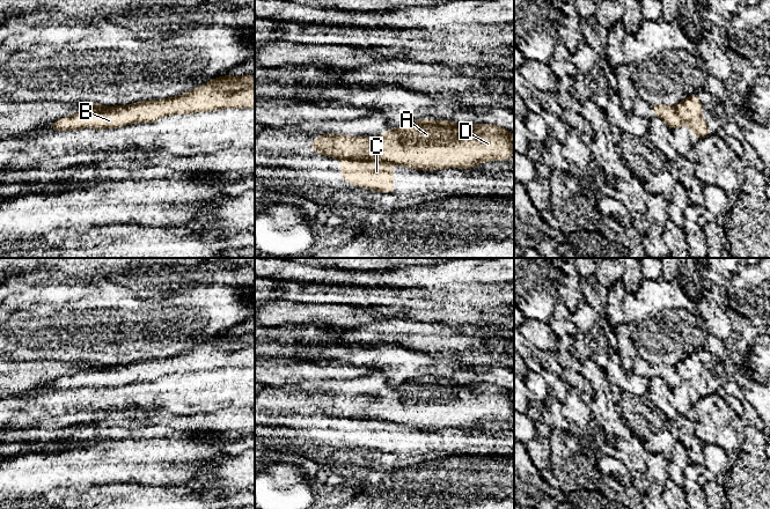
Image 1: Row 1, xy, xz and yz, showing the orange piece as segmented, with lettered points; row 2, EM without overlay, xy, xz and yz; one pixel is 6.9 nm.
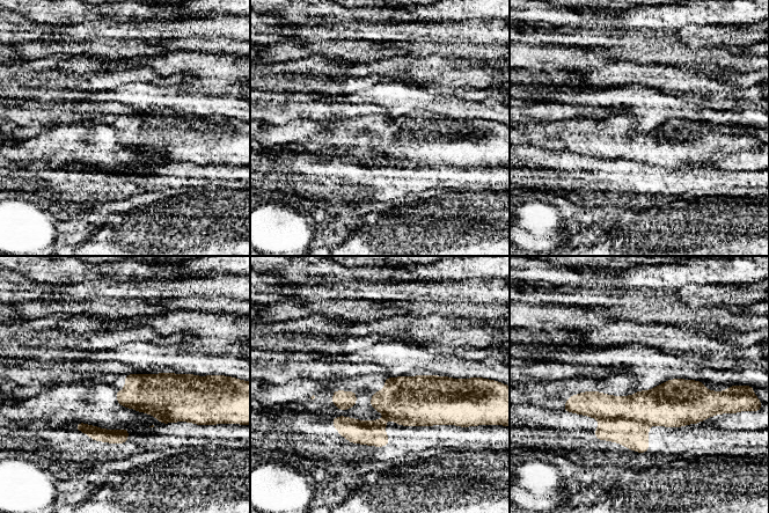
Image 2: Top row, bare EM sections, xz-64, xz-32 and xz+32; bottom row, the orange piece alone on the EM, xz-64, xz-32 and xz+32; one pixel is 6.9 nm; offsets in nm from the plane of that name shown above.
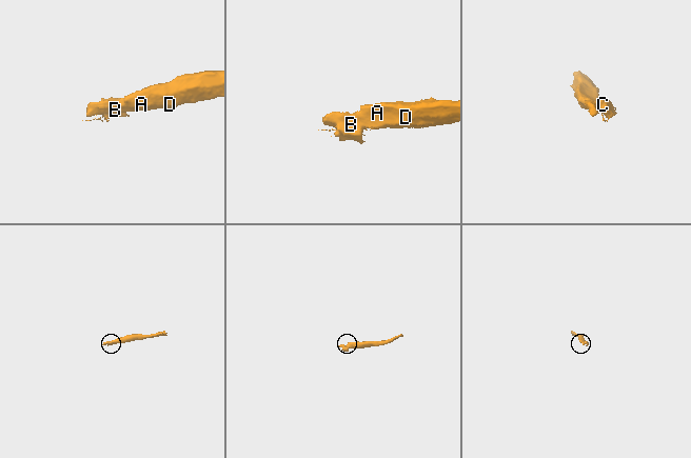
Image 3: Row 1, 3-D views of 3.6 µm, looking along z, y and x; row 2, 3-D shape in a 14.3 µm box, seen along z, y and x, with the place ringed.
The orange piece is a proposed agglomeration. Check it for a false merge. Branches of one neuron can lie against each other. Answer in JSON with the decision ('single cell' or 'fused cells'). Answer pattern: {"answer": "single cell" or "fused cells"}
{"answer": "fused cells"}

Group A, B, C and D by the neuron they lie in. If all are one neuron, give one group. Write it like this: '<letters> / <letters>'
A B D / C

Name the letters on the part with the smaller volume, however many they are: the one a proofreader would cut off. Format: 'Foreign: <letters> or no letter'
Foreign: C

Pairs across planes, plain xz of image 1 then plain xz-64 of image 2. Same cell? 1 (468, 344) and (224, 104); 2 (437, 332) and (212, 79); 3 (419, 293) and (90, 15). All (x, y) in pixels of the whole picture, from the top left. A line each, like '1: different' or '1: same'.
1: different
2: same
3: different

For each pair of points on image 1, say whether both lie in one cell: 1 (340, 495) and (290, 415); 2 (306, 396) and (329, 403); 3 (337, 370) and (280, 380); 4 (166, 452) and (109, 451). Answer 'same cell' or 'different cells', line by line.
1: different cells
2: same cell
3: same cell
4: same cell

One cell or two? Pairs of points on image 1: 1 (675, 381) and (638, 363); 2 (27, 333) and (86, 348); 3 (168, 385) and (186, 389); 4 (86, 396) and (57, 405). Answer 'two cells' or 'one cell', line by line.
1: one cell
2: one cell
3: one cell
4: one cell

